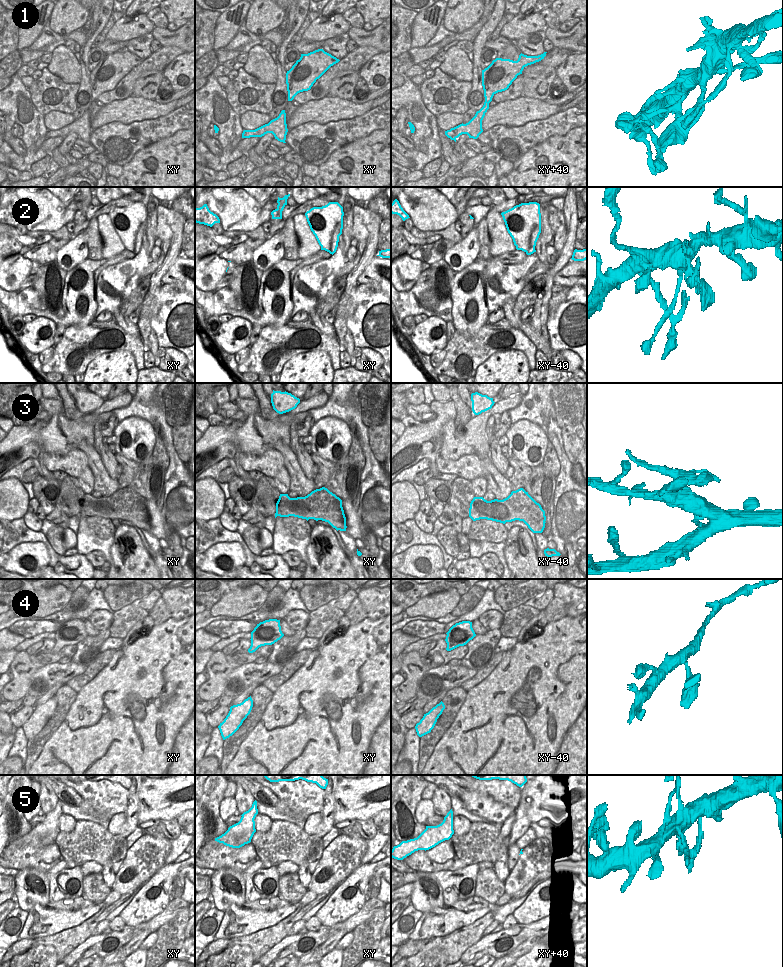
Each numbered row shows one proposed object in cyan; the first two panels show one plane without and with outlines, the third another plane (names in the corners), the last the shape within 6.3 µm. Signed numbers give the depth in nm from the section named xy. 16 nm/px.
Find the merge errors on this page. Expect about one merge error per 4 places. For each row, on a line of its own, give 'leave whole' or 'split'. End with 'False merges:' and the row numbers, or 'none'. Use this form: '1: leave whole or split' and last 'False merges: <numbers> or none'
1: leave whole
2: leave whole
3: split
4: leave whole
5: leave whole
False merges: 3

